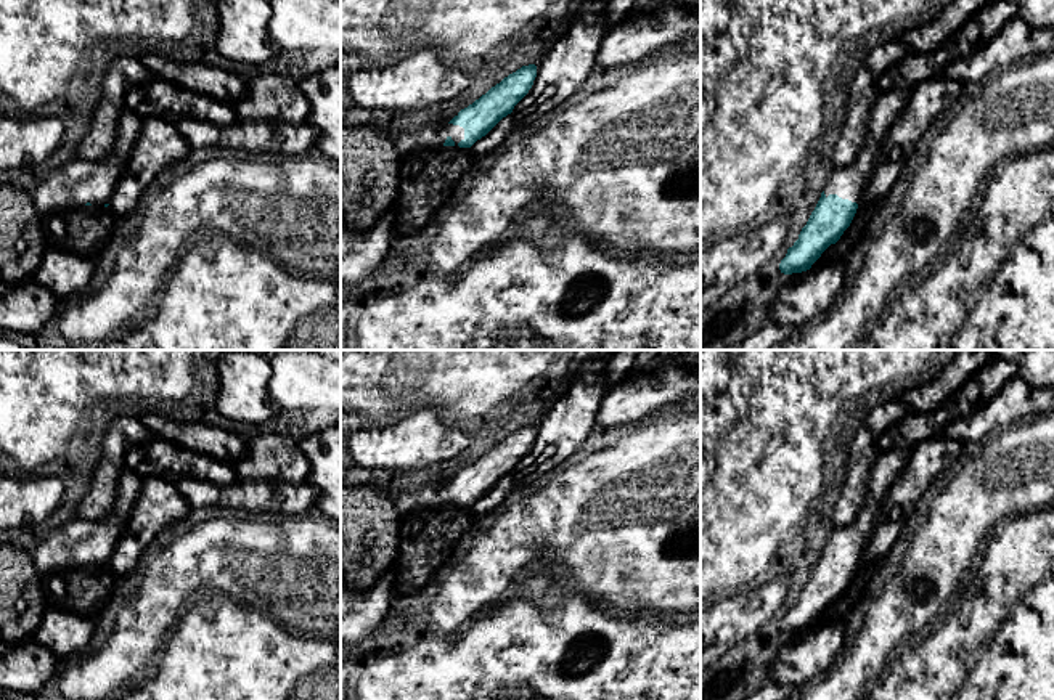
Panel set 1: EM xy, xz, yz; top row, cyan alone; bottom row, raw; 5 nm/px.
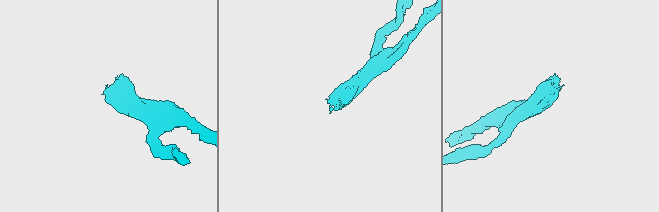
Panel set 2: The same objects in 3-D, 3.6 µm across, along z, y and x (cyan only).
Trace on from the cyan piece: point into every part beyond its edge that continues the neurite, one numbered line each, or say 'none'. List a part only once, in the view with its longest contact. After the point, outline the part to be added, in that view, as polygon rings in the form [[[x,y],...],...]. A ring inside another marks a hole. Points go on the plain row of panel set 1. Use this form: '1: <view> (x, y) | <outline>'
1: xz (410, 500) | [[[448,482],[439,486],[413,488],[400,493],[394,504],[398,512],[415,511],[419,506],[437,506],[440,509],[448,496],[455,501],[455,506],[458,506],[458,503],[464,499],[464,488]]]

